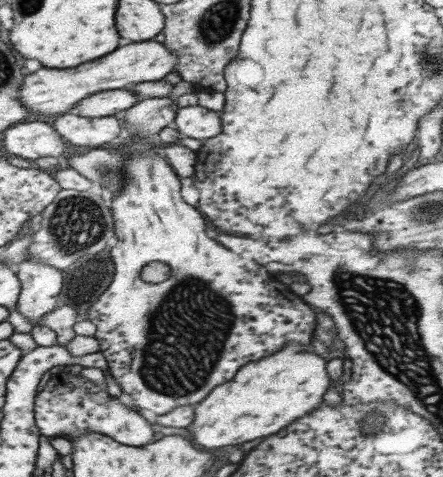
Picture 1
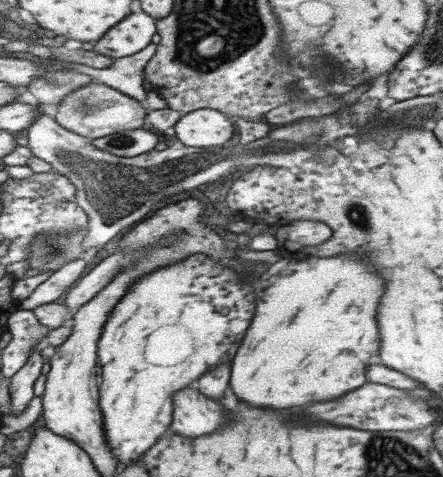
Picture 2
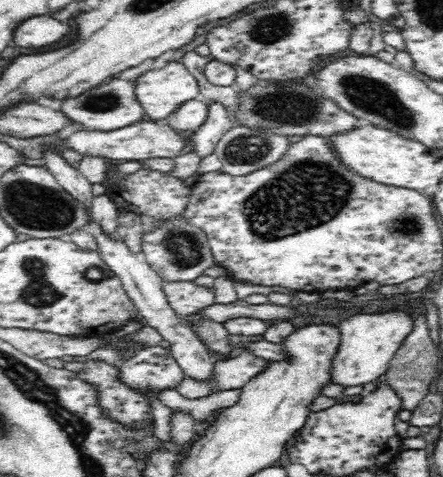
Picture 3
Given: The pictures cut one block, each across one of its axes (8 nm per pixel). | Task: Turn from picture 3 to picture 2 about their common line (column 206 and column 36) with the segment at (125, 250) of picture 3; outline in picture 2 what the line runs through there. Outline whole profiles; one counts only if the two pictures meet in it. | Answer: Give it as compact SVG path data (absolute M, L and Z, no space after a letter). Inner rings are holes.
M43 342L43 344L39 344L33 352L31 352L31 356L29 356L29 360L23 364L23 368L9 380L9 398L11 398L11 416L19 416L19 414L23 414L23 410L25 410L25 406L35 398L35 394L33 394L33 384L35 384L35 380L47 370L47 360L43 360L41 358L41 348L45 346L47 342Z

